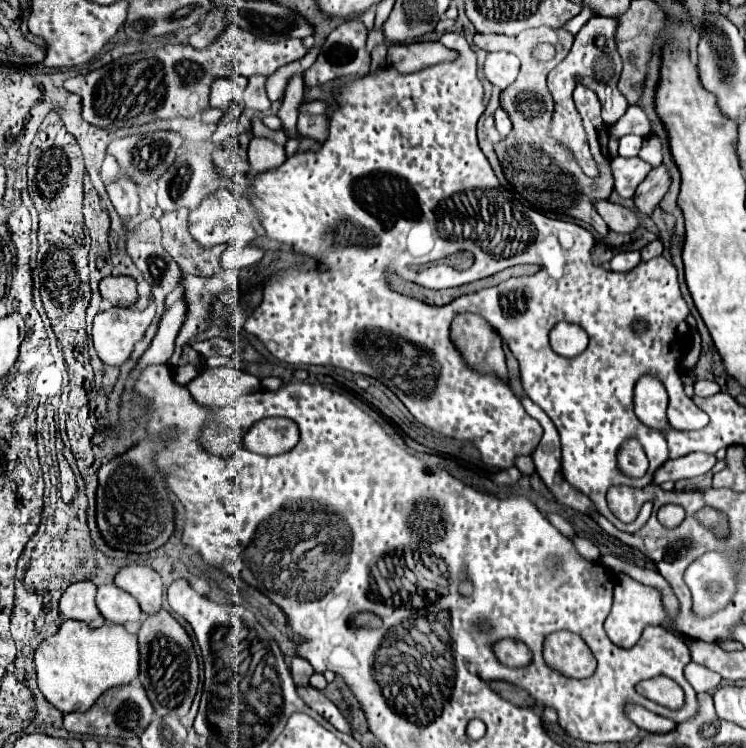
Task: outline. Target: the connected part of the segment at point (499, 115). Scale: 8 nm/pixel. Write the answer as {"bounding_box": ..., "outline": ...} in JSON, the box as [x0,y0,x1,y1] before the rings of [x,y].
{"bounding_box":[494,108,512,138],"outline":[[[498,108],[498,110],[494,112],[494,118],[496,118],[496,130],[500,132],[502,138],[506,138],[506,136],[510,134],[510,130],[512,130],[512,122],[510,122],[508,114],[506,114],[502,108]]]}

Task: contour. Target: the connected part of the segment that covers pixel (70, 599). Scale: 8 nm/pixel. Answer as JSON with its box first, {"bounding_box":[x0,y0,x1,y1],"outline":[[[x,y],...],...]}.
{"bounding_box":[60,582,104,628],"outline":[[[74,582],[60,598],[60,612],[72,620],[82,620],[88,626],[98,628],[104,624],[104,618],[100,618],[100,610],[96,610],[94,596],[96,586],[92,582]]]}

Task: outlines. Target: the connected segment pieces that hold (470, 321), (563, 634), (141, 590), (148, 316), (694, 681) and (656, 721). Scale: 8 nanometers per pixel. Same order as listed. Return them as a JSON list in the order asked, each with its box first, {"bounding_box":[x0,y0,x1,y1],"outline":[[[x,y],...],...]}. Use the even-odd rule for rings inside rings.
[{"bounding_box":[452,314,508,380],"outline":[[[460,314],[452,324],[452,340],[472,368],[494,372],[504,380],[508,378],[502,340],[480,316]]]},{"bounding_box":[544,630,596,678],"outline":[[[566,630],[554,632],[546,638],[544,662],[566,678],[588,678],[596,670],[596,658],[586,642],[578,634]]]},{"bounding_box":[114,564,164,614],"outline":[[[144,564],[122,566],[114,576],[114,584],[132,594],[138,600],[142,612],[154,614],[160,610],[164,586],[160,574],[154,568]]]},{"bounding_box":[92,300,156,366],"outline":[[[152,300],[142,312],[136,308],[110,308],[106,312],[98,312],[92,324],[92,340],[98,358],[106,366],[124,364],[136,342],[142,340],[154,314],[156,306]]]},{"bounding_box":[684,662,720,692],"outline":[[[690,662],[686,668],[684,668],[684,676],[686,680],[692,684],[692,688],[696,692],[714,692],[720,684],[720,674],[696,664],[696,662]]]},{"bounding_box":[625,704,676,732],"outline":[[[628,704],[625,714],[639,729],[647,732],[668,732],[668,730],[676,728],[676,724],[672,720],[655,714],[640,705]]]}]

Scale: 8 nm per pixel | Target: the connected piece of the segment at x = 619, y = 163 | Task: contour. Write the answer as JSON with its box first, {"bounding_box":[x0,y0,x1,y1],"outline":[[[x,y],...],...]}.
{"bounding_box":[612,156,650,198],"outline":[[[616,156],[612,158],[612,172],[614,172],[614,190],[622,196],[622,198],[632,198],[638,184],[648,176],[650,172],[650,164],[644,162],[642,158],[622,158]]]}

